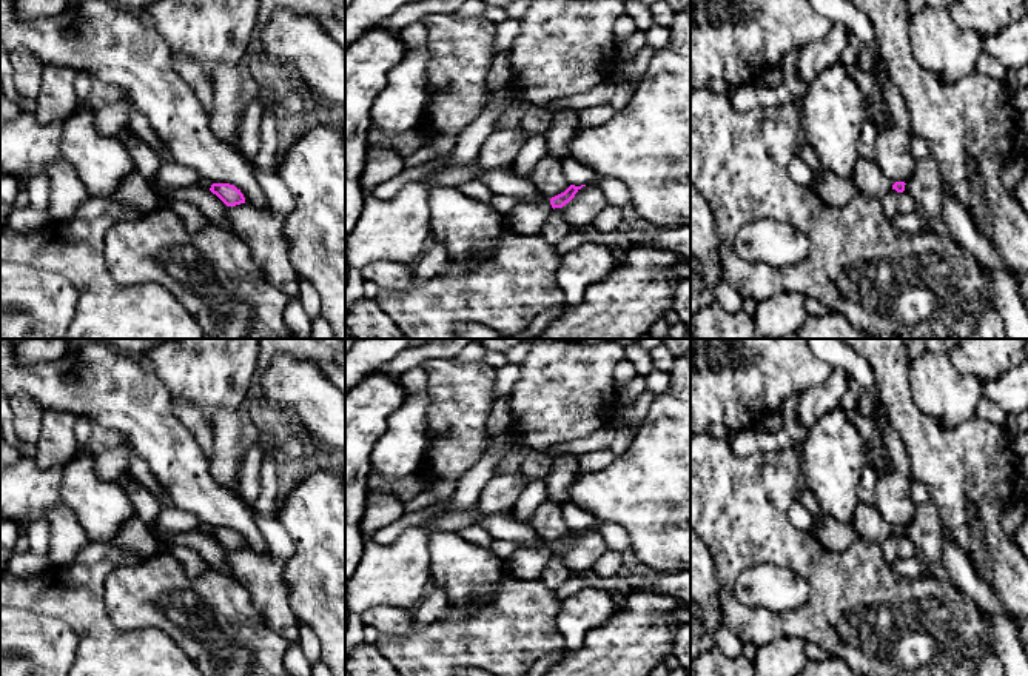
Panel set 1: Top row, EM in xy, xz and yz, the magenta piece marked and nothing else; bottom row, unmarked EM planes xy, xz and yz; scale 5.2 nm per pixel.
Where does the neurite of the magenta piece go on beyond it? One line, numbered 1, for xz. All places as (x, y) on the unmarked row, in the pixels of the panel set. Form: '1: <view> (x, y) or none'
1: none

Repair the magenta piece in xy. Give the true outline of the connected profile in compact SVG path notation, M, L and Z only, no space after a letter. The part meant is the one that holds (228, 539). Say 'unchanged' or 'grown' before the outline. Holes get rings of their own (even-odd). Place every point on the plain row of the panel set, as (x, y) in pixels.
unchanged; M213 528L210 536L216 539L227 551L245 548L245 542L234 530Z

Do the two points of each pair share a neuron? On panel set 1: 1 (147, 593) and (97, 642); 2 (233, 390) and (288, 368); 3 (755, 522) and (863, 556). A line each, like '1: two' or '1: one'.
1: two
2: two
3: one

